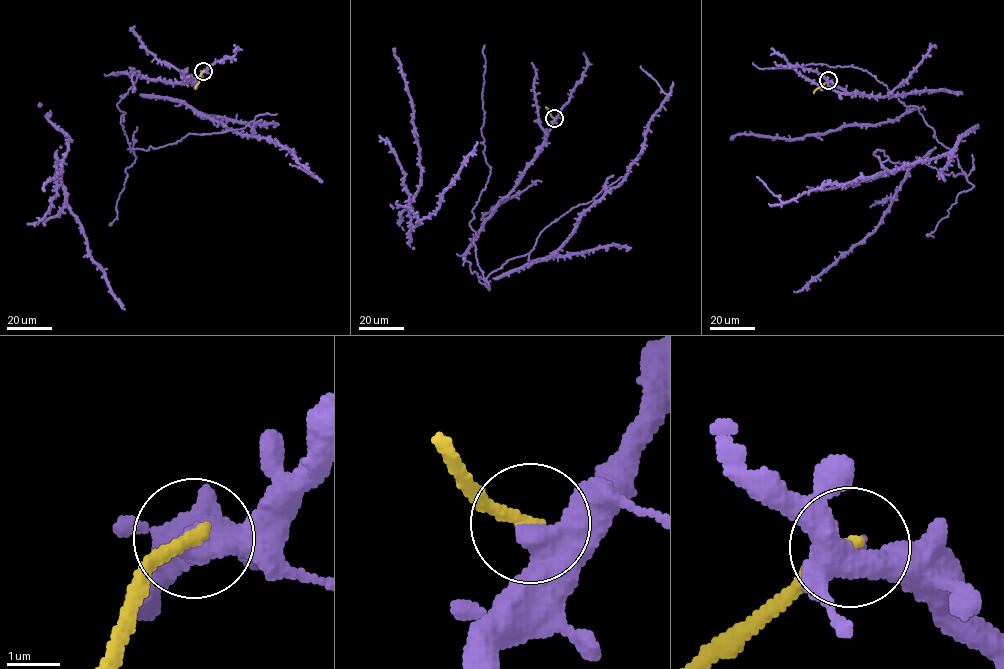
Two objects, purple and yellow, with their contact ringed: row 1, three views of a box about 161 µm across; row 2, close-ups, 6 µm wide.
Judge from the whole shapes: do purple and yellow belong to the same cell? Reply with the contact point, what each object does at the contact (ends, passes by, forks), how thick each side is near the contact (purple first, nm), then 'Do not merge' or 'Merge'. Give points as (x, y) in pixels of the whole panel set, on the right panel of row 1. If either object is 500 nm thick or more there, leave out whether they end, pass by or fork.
Place: (828, 80). Thickness 600 nm (purple) against 260 nm. Do not merge

